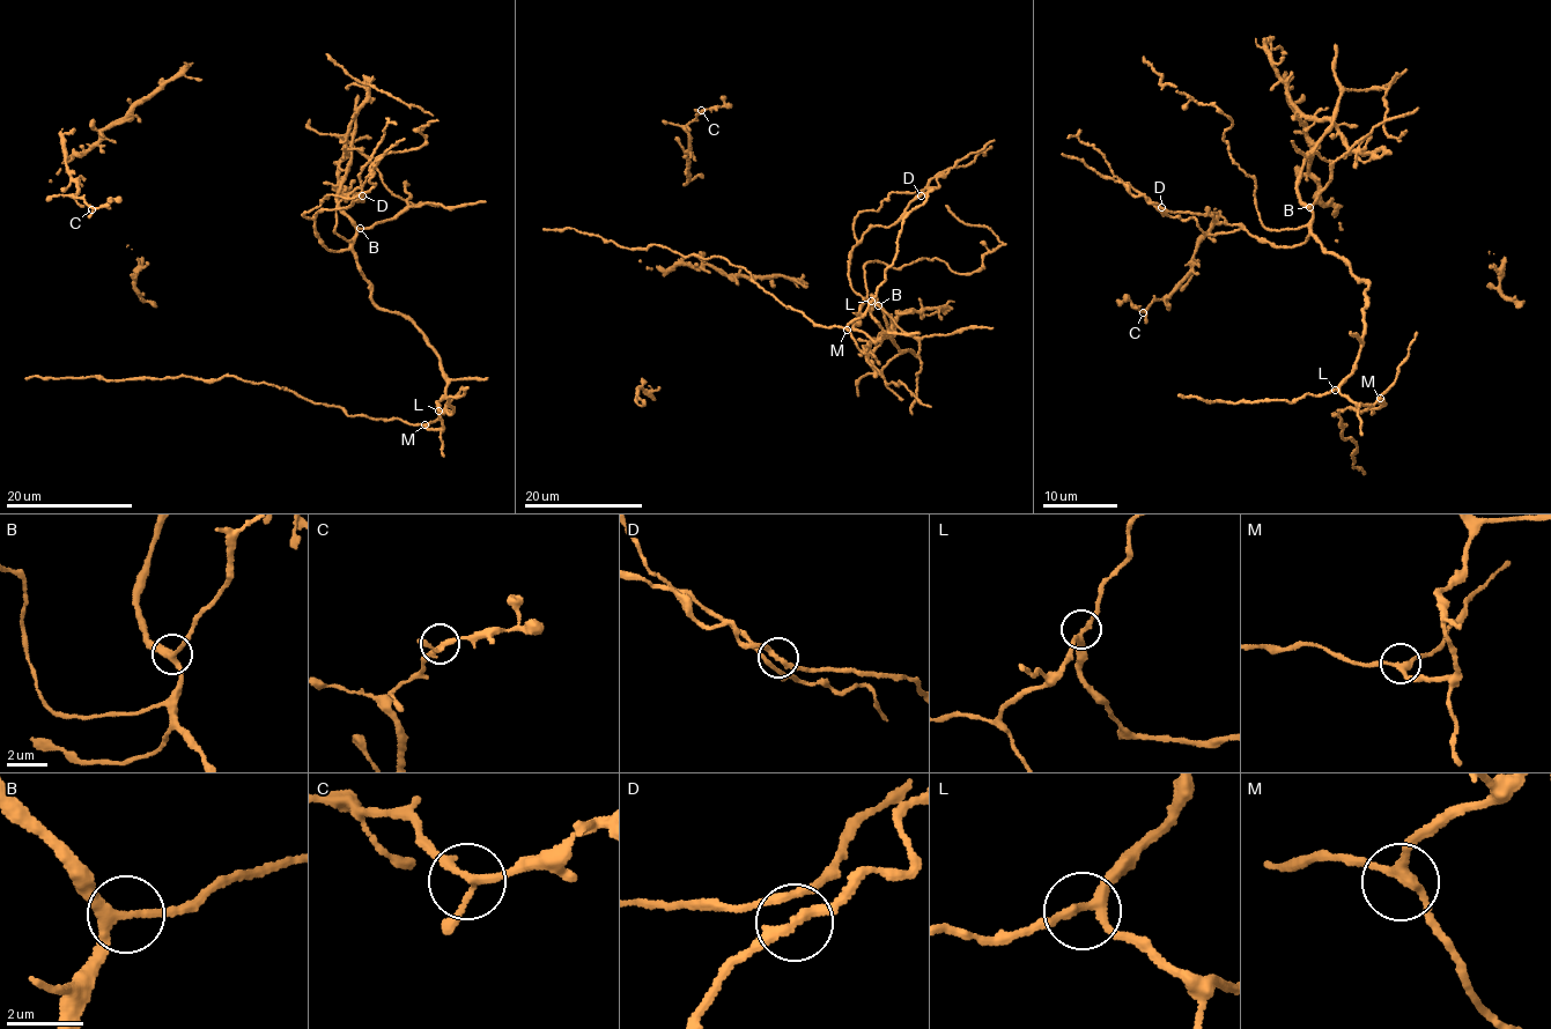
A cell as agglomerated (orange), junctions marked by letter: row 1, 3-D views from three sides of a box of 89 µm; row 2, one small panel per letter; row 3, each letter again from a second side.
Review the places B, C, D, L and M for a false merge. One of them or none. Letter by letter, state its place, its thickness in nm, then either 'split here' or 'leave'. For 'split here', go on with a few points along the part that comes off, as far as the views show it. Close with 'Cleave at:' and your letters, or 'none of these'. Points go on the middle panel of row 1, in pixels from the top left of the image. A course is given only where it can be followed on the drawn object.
B: (878, 305) | 260 nm | leave
C: (701, 110) | 180 nm | leave
D: (921, 195) | 180 nm | leave
L: (871, 301) | 240 nm | leave
M: (847, 330) | 240 nm | leave
Cleave at: none of these

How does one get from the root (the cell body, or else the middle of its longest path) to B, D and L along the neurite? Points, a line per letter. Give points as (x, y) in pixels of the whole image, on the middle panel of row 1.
B: (885, 334), (886, 338), (876, 342), (854, 326), (864, 300), (878, 305)
D: (885, 334), (876, 342), (854, 326), (863, 301), (848, 276), (850, 253), (872, 227), (894, 224), (921, 194)
L: (885, 334), (872, 316), (871, 301)

